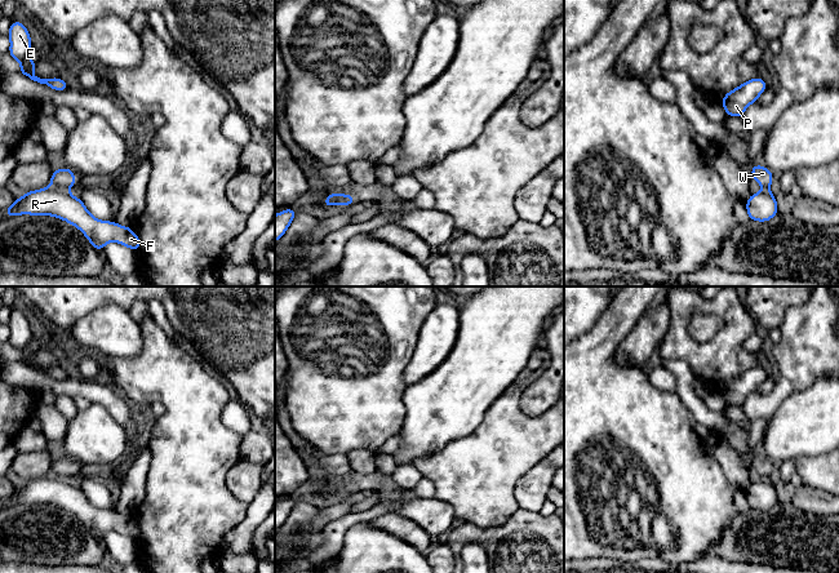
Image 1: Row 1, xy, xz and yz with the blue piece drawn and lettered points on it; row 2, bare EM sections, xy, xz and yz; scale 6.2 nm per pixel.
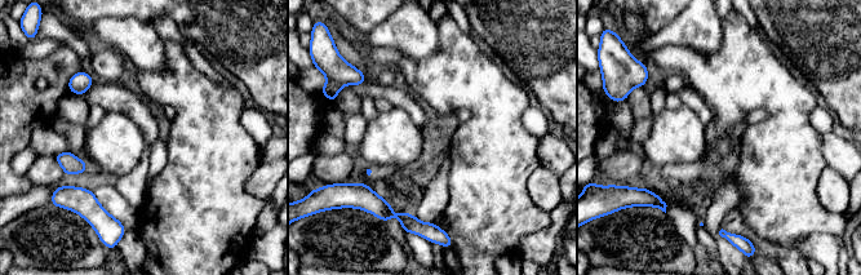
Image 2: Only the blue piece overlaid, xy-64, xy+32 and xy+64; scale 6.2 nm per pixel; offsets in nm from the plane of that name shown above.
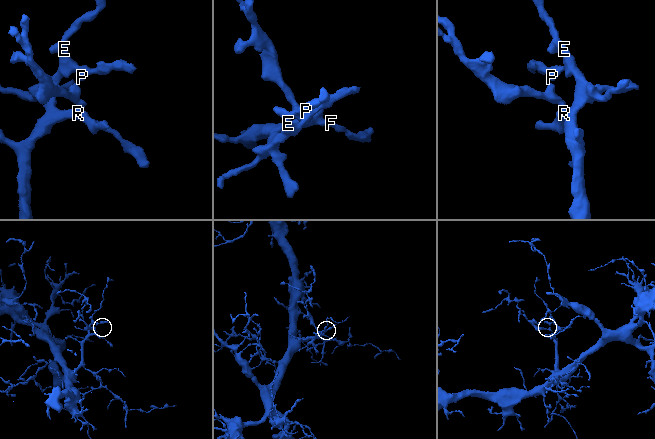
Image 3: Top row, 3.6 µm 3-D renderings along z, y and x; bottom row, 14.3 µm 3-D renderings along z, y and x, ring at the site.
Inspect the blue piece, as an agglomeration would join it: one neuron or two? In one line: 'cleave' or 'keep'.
cleave

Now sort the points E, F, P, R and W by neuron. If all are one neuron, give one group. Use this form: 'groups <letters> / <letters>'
groups E F P R / W

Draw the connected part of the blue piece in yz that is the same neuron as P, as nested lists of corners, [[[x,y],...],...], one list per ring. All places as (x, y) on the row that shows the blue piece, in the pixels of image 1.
[[[755,77],[728,92],[720,102],[727,116],[741,117],[747,106],[756,102],[767,88],[768,84],[763,79]]]

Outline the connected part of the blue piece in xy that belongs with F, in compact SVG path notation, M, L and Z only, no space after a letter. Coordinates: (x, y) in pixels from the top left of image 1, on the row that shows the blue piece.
M46 187L25 192L14 204L5 208L8 218L18 214L54 216L77 227L89 240L90 245L102 252L110 241L116 241L136 252L141 248L139 237L130 227L116 222L99 221L85 208L81 199L59 187Z

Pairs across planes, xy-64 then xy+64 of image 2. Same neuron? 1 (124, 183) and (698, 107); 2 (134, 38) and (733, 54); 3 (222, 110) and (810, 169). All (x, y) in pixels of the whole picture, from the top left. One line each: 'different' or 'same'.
1: same
2: different
3: same

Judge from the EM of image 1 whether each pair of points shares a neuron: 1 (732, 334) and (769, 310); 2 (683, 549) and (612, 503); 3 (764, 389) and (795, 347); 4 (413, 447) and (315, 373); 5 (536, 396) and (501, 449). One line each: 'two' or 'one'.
1: two
2: one
3: two
4: two
5: two

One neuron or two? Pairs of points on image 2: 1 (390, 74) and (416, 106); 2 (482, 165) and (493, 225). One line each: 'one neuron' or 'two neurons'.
1: two neurons
2: one neuron

